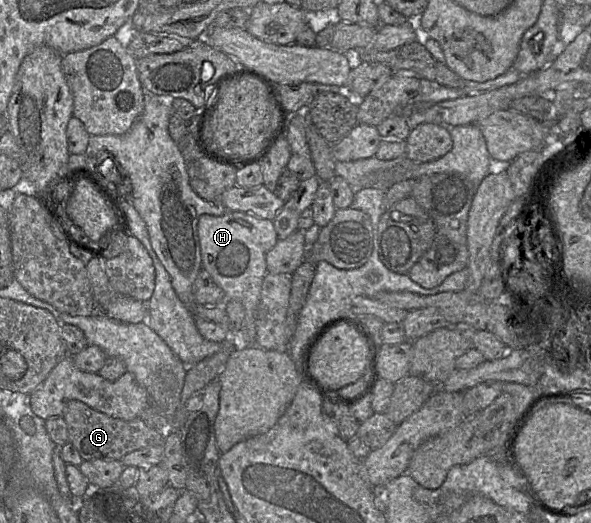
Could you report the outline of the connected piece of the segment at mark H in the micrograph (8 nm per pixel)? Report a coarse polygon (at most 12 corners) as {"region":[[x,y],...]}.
{"region":[[202,214],[202,268],[244,307],[235,346],[255,345],[272,220]]}

